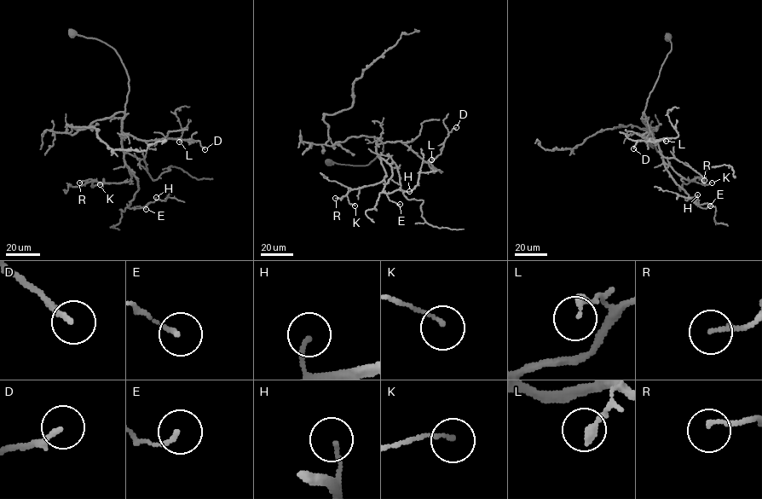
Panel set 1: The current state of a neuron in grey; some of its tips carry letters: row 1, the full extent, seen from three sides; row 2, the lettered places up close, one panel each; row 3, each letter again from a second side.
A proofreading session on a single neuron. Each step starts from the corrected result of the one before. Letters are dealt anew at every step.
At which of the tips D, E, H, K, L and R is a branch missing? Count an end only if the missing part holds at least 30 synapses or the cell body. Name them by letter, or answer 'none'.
none

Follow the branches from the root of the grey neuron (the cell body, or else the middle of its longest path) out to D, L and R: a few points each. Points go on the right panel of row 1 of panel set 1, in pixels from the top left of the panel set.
D: (666, 36), (671, 50), (647, 99), (644, 115), (649, 131), (647, 140), (668, 139), (637, 141), (633, 148)
L: (666, 36), (671, 50), (644, 112), (649, 131), (647, 140), (668, 139), (666, 141)
R: (666, 36), (671, 50), (647, 99), (644, 115), (662, 159), (686, 179), (694, 181), (701, 176), (704, 180)

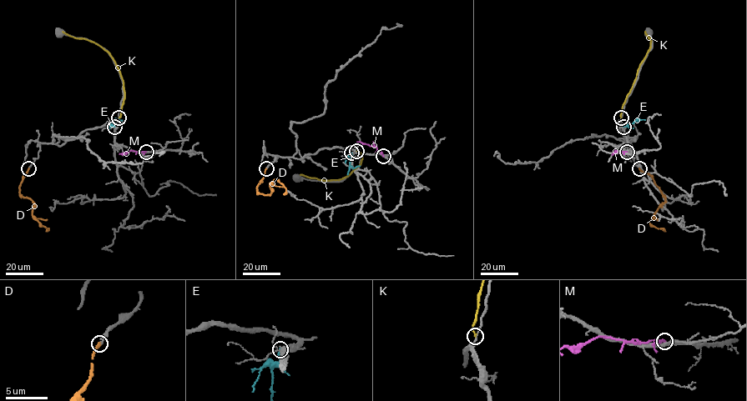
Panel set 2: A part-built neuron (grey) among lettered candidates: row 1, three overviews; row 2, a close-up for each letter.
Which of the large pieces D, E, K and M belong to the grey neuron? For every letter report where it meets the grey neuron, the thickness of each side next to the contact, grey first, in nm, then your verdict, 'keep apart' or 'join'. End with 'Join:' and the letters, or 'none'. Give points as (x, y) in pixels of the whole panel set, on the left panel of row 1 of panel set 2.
D: contact (28, 168); calibres 170 and 280 nm; join
E: contact (114, 127); calibres 120 and 190 nm; keep apart
K: contact (118, 117); calibres 180 and 150 nm; keep apart
M: contact (146, 152); calibres 380 and 220 nm; keep apart
Join: D

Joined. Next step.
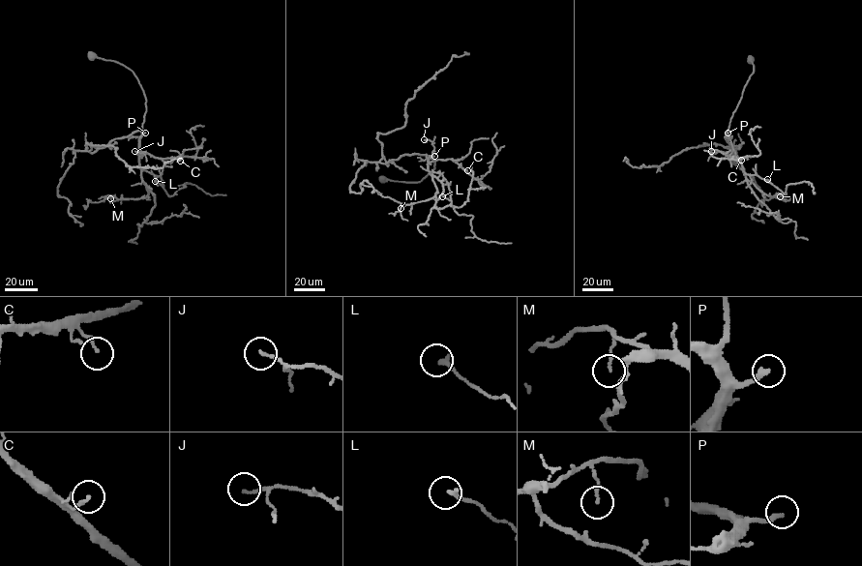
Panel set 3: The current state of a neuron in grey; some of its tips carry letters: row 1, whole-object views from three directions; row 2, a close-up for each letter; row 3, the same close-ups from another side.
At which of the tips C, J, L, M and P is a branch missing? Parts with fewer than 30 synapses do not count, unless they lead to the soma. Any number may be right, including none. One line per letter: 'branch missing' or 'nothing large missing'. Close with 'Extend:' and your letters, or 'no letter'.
C: nothing large missing
J: nothing large missing
L: nothing large missing
M: nothing large missing
P: branch missing
Extend: P

